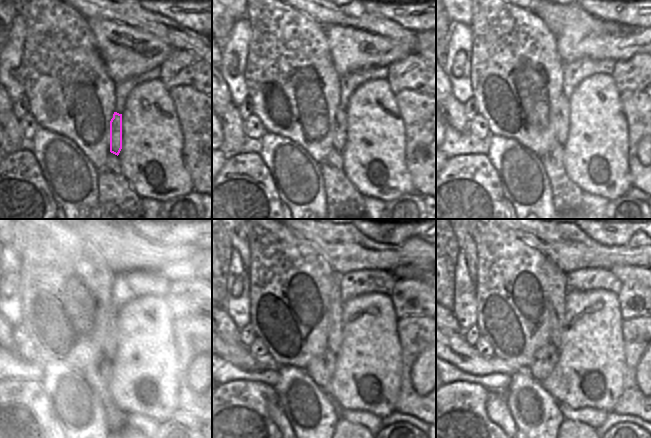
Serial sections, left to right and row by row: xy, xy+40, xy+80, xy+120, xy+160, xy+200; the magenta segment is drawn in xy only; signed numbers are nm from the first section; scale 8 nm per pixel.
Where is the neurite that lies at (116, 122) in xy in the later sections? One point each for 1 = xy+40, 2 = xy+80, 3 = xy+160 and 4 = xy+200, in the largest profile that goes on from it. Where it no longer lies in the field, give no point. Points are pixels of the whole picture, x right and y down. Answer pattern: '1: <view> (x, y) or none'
1: xy+40 (339, 141)
2: xy+80 (563, 116)
3: xy+160 (335, 330)
4: xy+200 (557, 291)

